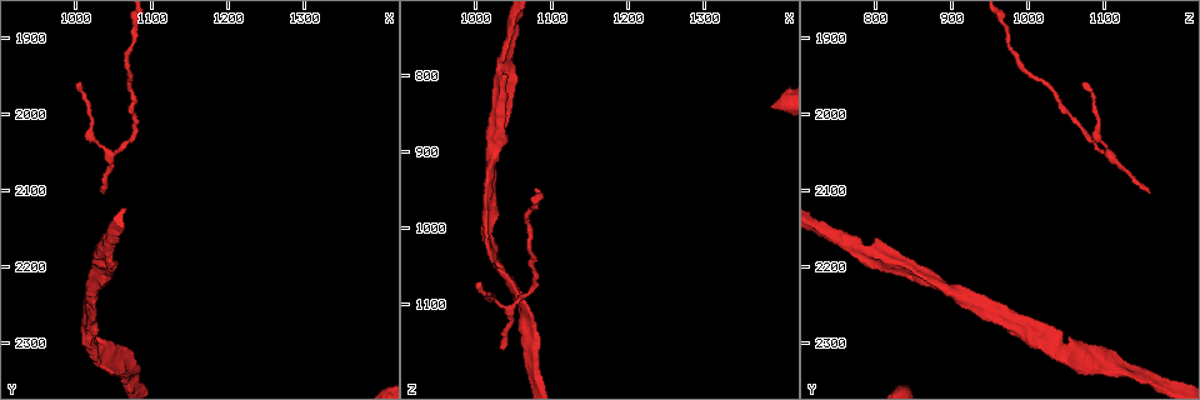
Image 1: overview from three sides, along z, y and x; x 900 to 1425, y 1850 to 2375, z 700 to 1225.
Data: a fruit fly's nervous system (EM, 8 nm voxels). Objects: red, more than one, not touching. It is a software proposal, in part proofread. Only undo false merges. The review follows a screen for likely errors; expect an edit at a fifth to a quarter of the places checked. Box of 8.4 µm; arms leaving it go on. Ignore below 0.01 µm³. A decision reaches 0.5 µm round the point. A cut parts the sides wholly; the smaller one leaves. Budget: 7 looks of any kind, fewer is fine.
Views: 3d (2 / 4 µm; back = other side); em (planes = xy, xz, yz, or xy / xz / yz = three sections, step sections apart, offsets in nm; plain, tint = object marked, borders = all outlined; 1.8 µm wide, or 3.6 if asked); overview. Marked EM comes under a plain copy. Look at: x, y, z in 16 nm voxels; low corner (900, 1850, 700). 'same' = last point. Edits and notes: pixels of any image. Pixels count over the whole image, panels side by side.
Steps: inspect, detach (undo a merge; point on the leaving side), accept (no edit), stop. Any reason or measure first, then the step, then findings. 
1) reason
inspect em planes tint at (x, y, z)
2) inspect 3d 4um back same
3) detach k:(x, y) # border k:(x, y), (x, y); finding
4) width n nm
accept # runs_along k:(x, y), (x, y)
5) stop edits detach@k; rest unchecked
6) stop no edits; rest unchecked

closes a loop
inspect 3d 2um at (1060, 2315, 1100)

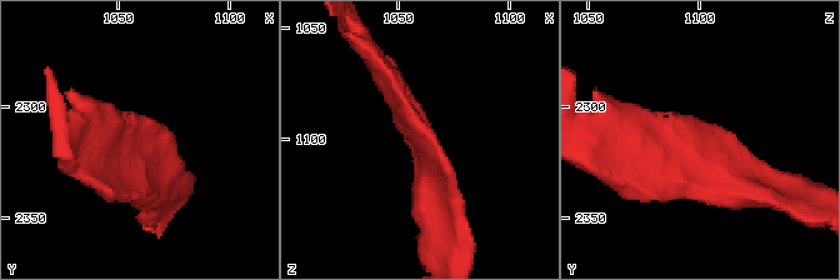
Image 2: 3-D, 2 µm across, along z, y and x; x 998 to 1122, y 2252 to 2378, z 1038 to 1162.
inspect em 3.6um planes borders at (1058, 2316, 1097)

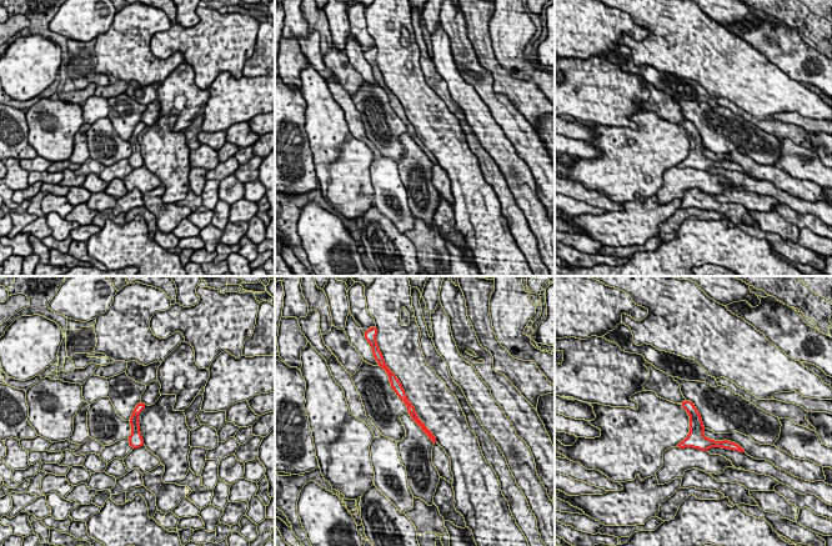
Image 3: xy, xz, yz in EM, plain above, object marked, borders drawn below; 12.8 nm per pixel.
accept # runs_along 3:(686, 404), (696, 434), (717, 444); one cell here

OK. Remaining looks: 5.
branch point
inspect em 3.6um xy step 16 tint at (1030, 2180, 800)

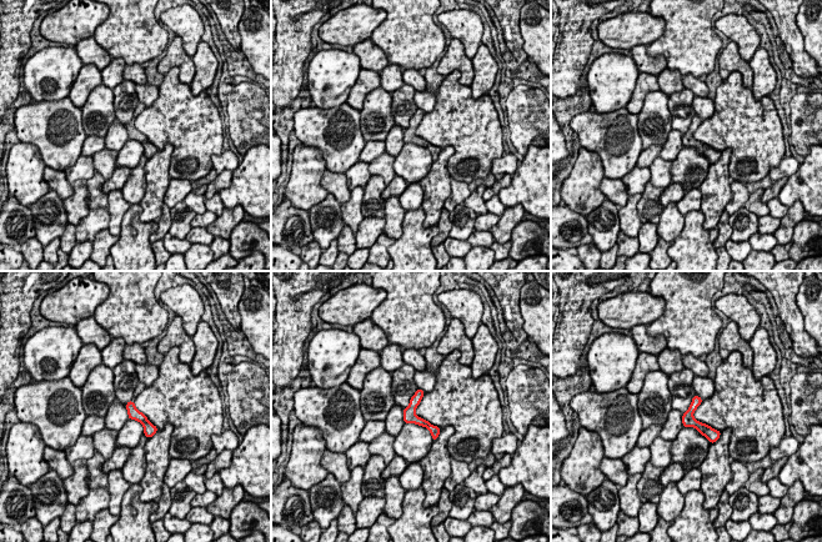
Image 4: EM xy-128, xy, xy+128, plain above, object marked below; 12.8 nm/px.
cut it another way
inspect em 3.6um planes tint same

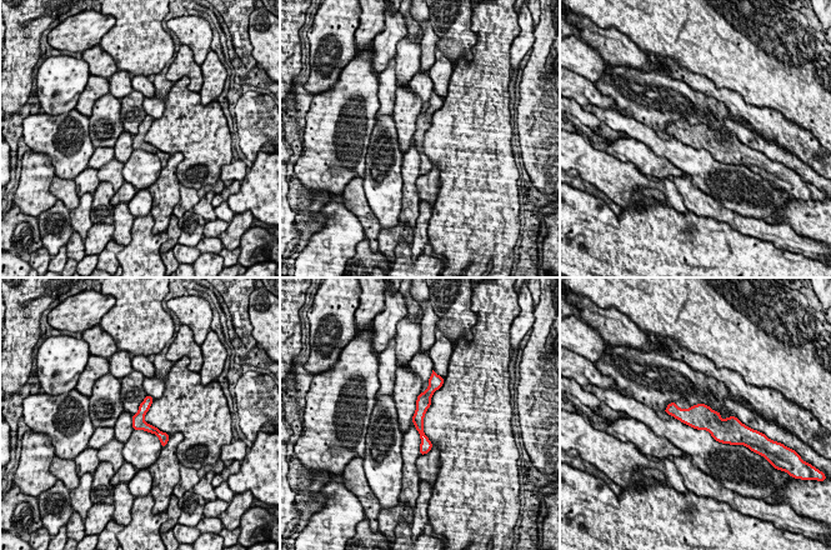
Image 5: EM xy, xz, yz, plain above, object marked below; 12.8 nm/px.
accept # runs_along 5:(669, 410), (735, 425); all the same cell

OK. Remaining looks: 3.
branch point
inspect 3d 4um at (1050, 2050, 1100)

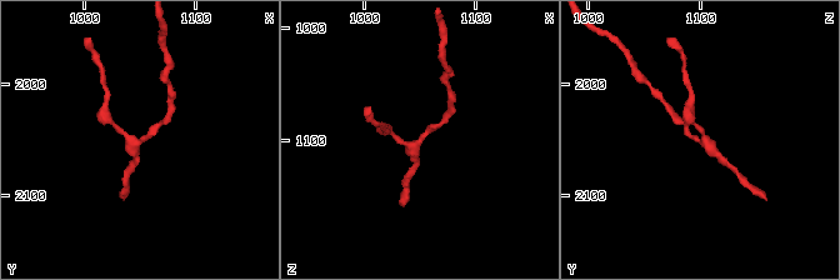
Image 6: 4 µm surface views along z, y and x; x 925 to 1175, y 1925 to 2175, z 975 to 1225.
inspect em planes tint at (1050, 2048, 1098)

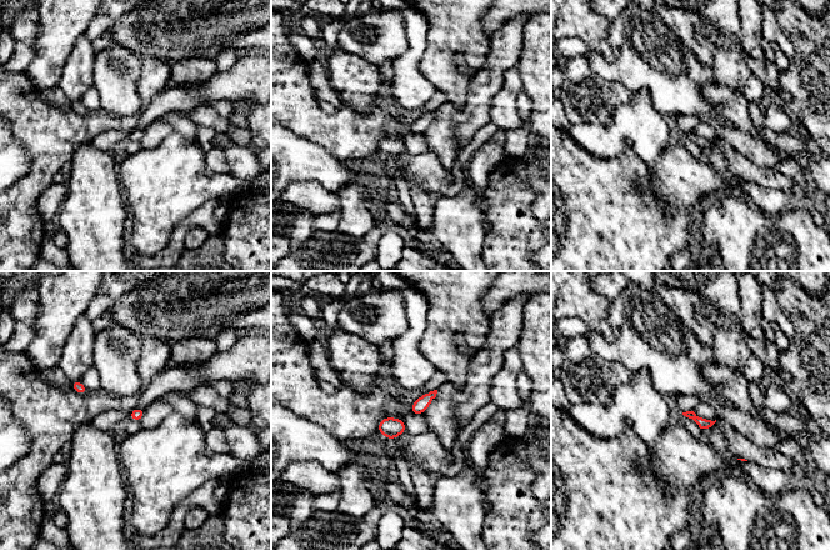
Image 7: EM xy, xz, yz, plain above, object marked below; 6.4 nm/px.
accept # all the same cell

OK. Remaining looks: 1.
stop no edits; rest unchecked

